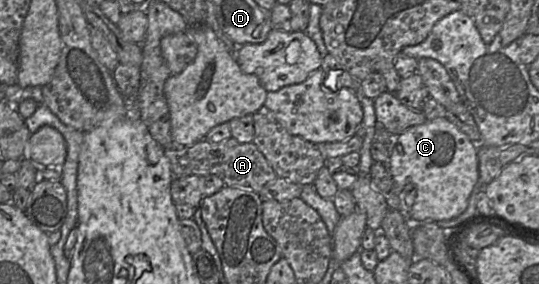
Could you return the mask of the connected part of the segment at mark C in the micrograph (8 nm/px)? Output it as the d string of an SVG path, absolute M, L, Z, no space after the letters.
M447 118L426 121L396 136L389 158L389 172L396 195L399 196L409 183L416 188L416 197L409 211L411 223L451 220L465 212L479 179L477 149L477 144Z

